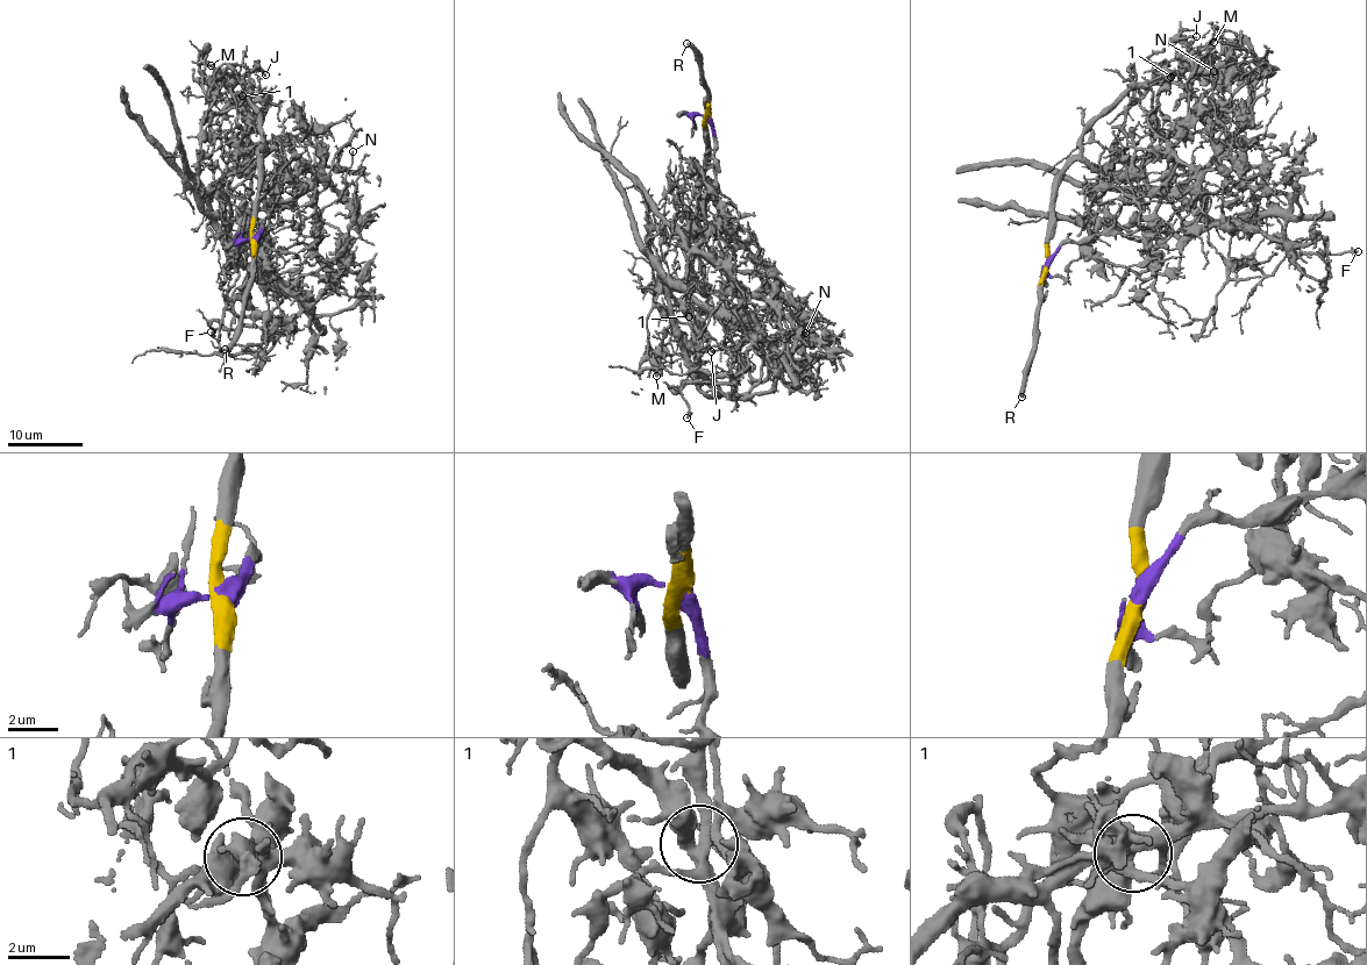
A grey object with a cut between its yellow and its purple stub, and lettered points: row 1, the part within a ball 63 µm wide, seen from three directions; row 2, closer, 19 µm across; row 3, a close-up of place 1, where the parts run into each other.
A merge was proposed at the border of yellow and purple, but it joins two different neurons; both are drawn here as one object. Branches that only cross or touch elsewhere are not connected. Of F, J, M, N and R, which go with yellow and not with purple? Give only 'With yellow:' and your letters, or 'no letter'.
With yellow: M, R

